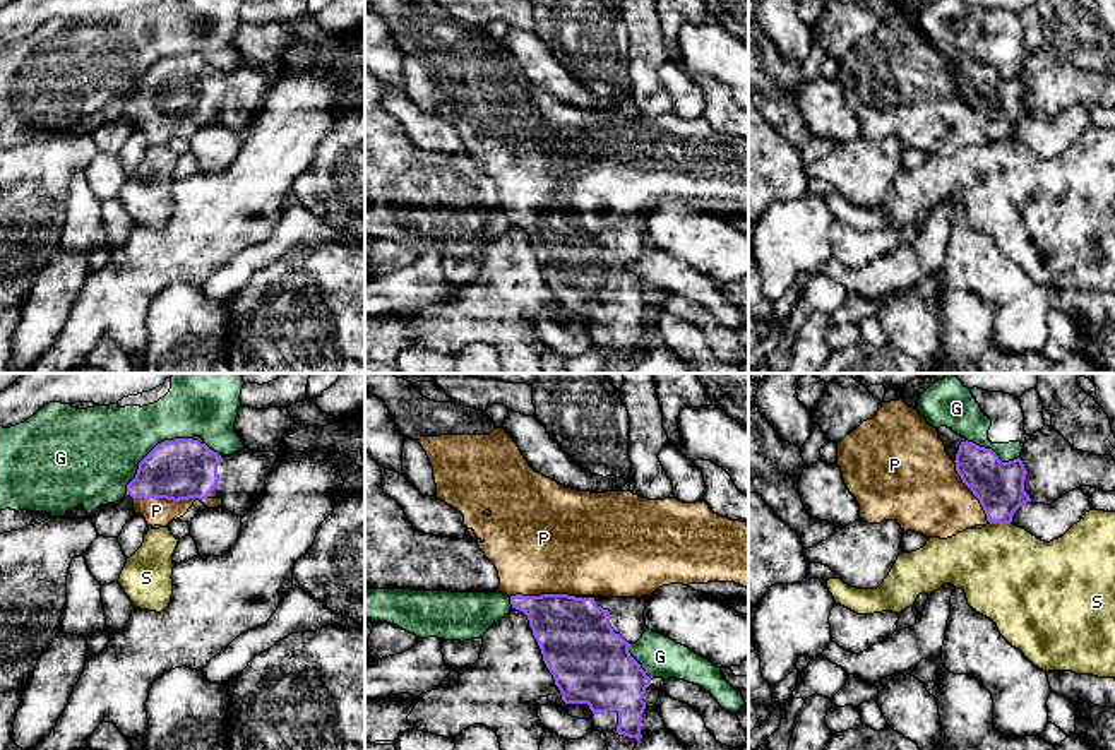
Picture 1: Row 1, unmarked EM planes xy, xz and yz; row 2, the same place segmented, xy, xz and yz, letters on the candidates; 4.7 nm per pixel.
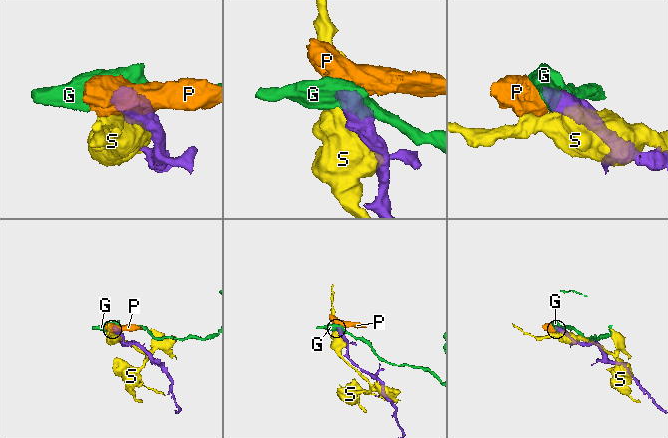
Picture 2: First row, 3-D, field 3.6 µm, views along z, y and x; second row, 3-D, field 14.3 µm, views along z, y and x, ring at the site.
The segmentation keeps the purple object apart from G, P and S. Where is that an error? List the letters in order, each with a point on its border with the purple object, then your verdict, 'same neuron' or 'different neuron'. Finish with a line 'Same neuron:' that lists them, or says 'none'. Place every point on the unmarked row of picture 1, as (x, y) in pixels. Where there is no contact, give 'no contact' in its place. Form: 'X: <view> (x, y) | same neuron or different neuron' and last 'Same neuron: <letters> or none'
G: xy (149, 69) | different neuron
P: xy (170, 115) | same neuron
S: yz (1001, 139) | different neuron
Same neuron: P

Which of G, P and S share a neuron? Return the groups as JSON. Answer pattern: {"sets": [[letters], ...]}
{"sets": [["G"], ["P"], ["S"]]}

